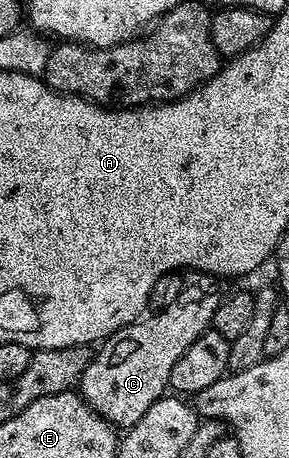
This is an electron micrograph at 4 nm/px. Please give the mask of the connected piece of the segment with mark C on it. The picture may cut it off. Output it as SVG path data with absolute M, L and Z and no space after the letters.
M195 274L192 277L160 312L152 311L146 318L134 324L126 324L124 328L108 336L102 341L100 348L103 349L96 351L85 366L77 391L98 416L105 418L116 429L133 427L144 416L145 410L149 410L153 402L165 395L169 388L169 370L173 370L177 358L181 358L181 354L185 354L185 350L189 350L189 346L193 346L193 342L197 342L197 338L201 338L201 334L211 328L213 314L217 314L217 306L221 306L223 301L224 289L219 289L220 281L210 274Z

